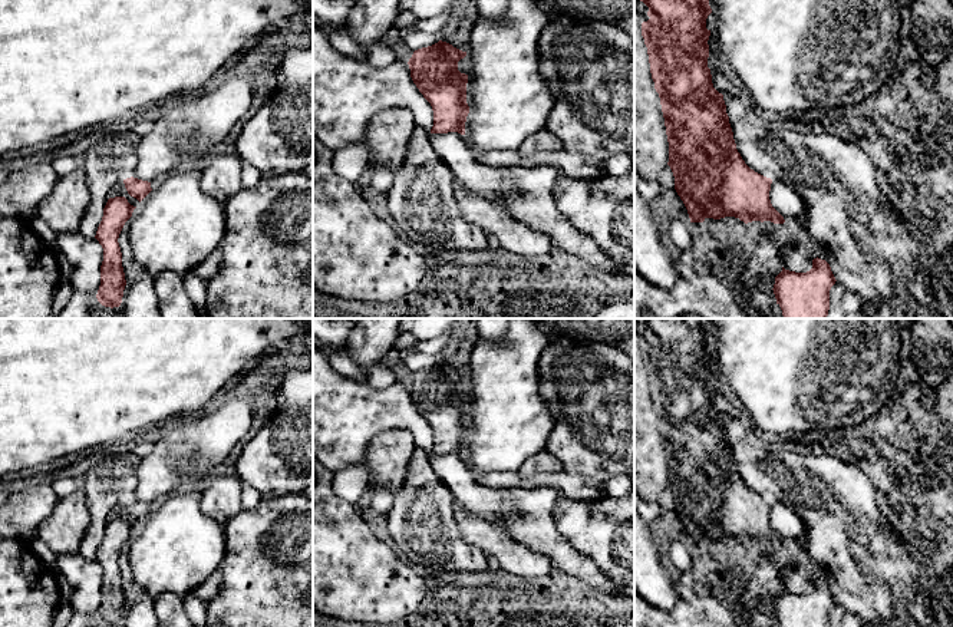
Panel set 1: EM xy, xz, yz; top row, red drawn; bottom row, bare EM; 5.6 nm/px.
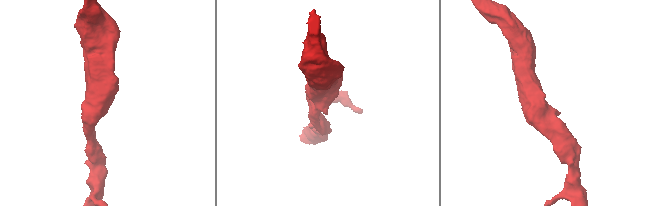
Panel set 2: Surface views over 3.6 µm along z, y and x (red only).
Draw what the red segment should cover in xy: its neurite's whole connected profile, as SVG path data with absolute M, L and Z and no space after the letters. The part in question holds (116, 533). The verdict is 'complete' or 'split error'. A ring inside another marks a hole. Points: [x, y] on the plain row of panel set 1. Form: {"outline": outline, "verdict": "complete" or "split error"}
{"outline": "M125 518L109 519L103 529L103 538L95 557L103 570L100 607L96 616L102 627L121 627L122 624L126 601L118 560L135 529Z", "verdict": "complete"}

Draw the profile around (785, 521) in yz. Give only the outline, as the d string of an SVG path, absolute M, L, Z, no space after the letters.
M772 501L769 521L772 528L784 538L798 538L805 531L805 524L801 515L785 504Z

